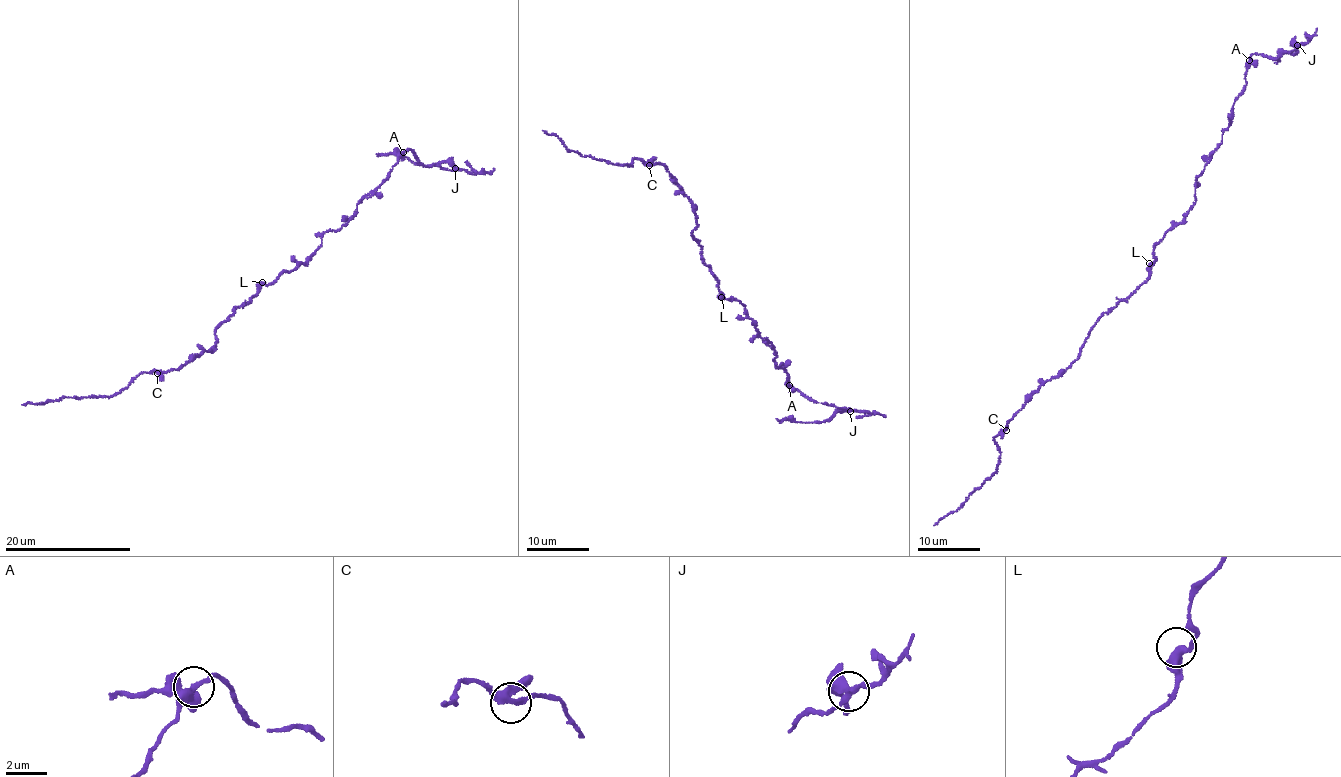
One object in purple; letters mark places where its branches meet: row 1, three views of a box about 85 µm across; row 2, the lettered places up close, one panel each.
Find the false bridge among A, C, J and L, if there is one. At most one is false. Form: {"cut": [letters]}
{"cut": ["J"]}

